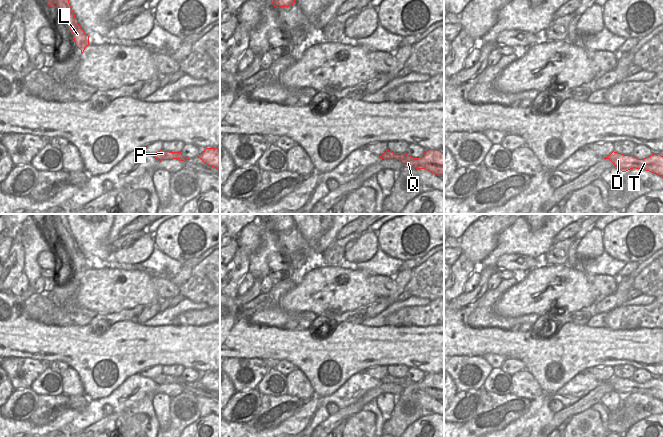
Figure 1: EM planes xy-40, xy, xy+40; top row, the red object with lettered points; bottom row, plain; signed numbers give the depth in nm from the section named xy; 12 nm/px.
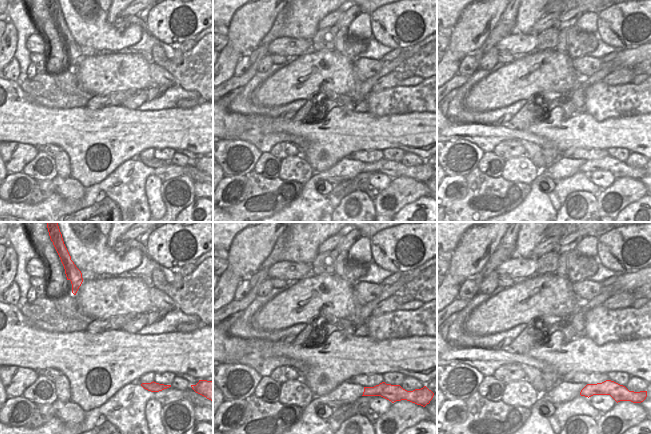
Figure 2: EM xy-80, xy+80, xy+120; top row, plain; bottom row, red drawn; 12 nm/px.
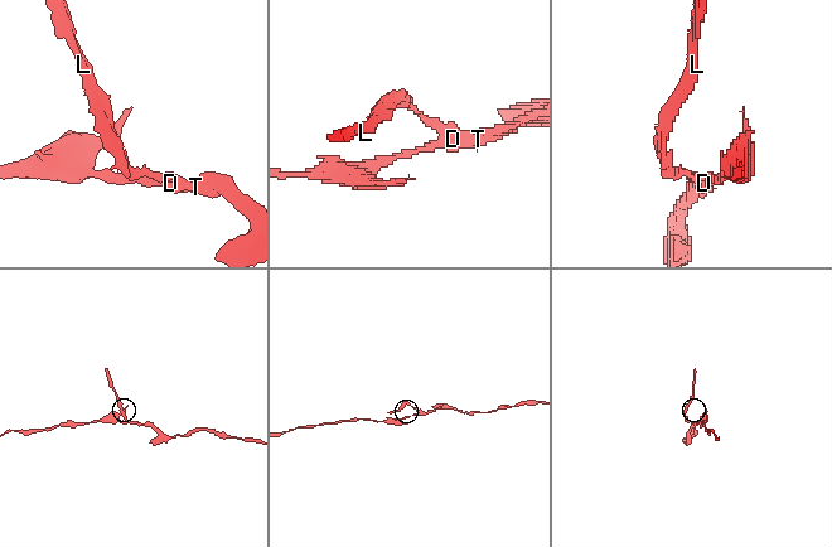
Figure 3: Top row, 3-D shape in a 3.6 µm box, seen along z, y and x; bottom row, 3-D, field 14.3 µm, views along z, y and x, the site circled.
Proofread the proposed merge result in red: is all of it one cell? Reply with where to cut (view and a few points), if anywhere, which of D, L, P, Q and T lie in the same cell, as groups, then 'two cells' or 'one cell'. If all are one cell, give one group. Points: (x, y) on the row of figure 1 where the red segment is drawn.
xy (406, 154), (401, 158), (392, 159) | D Q T / L P | two cells

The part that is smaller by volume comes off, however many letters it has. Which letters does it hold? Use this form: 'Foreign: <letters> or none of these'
Foreign: L, P.

